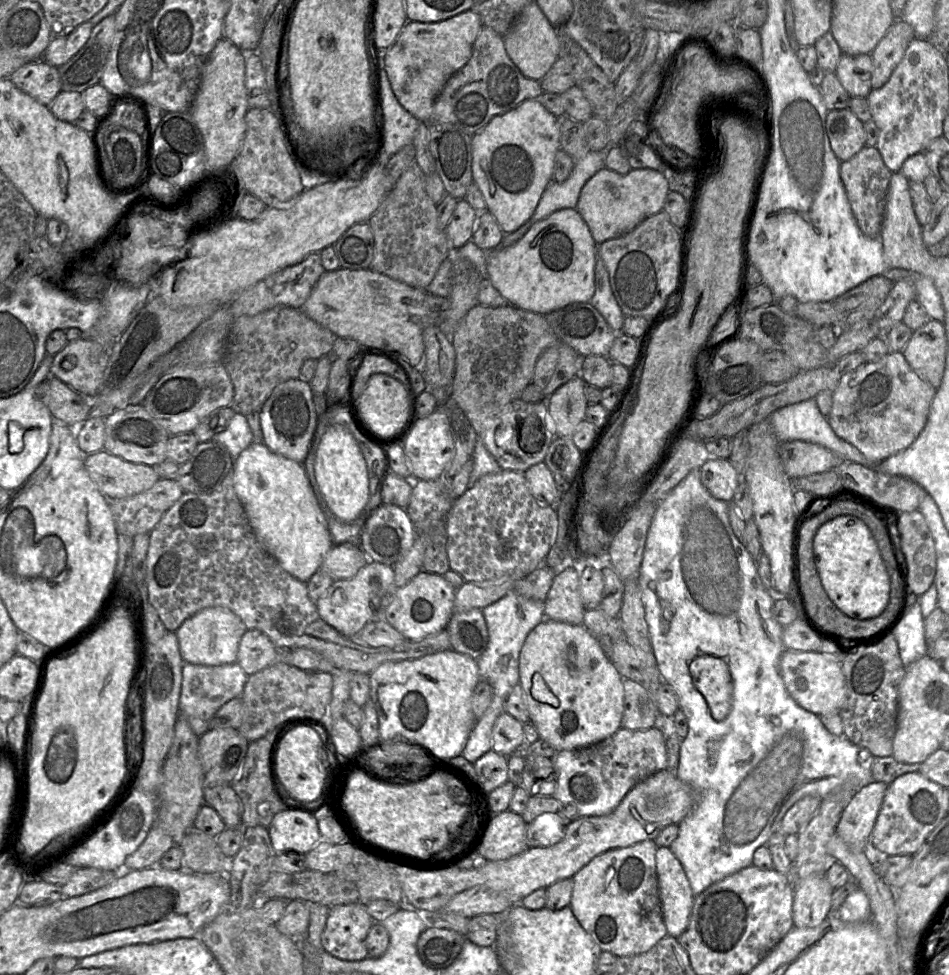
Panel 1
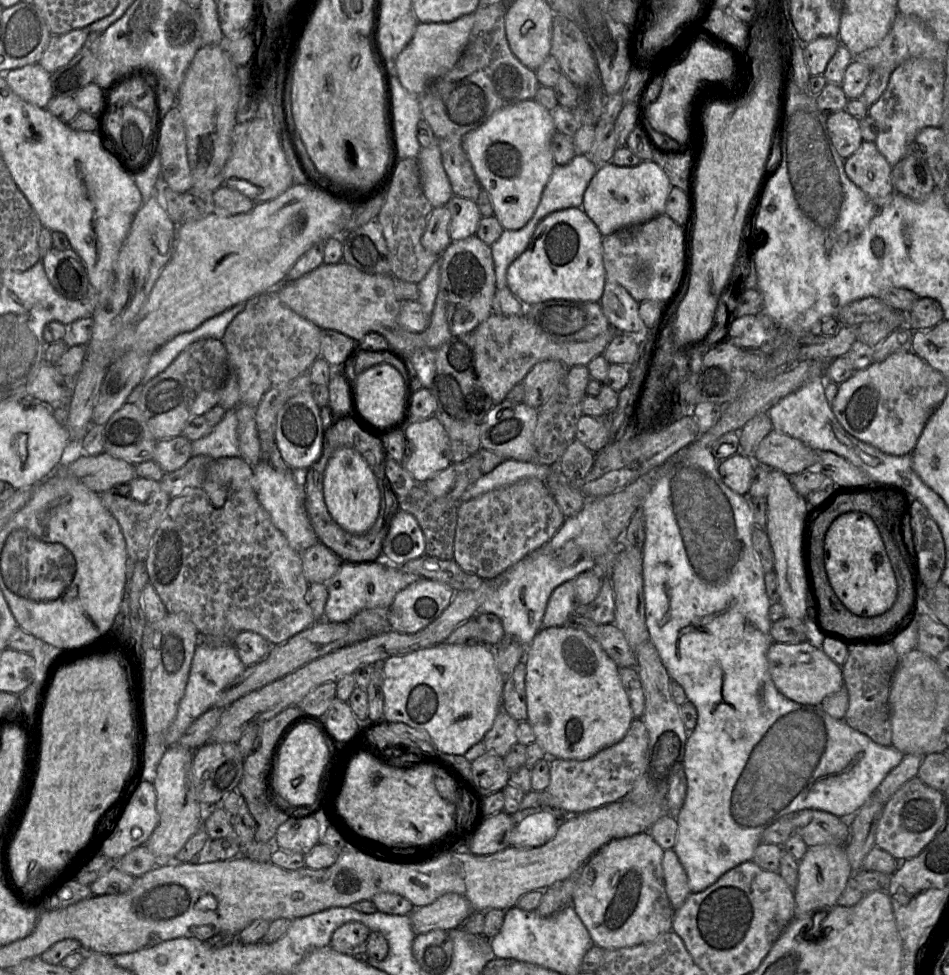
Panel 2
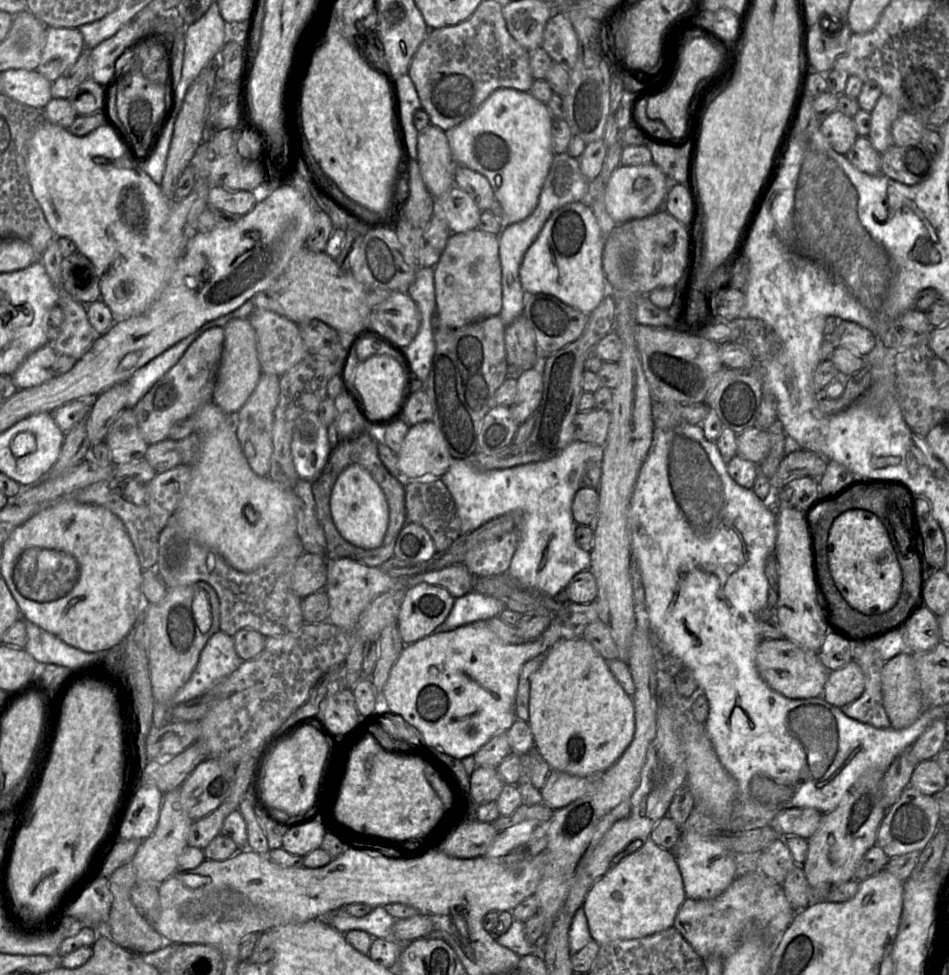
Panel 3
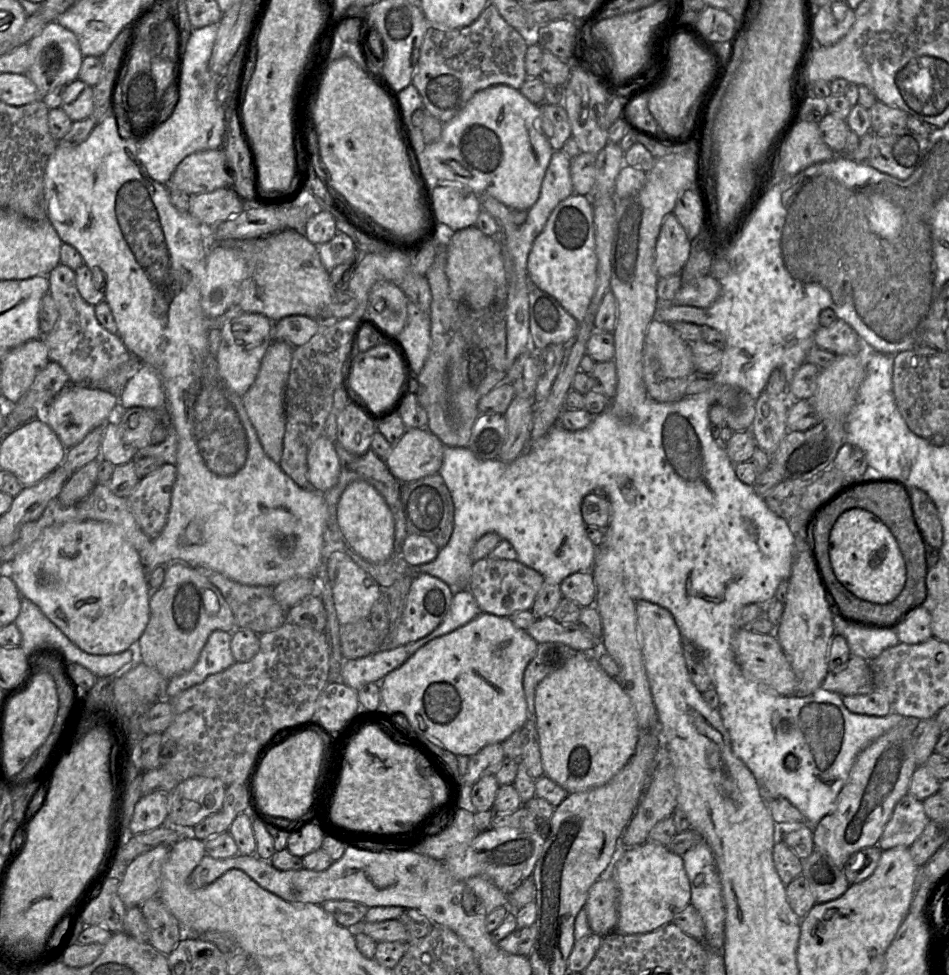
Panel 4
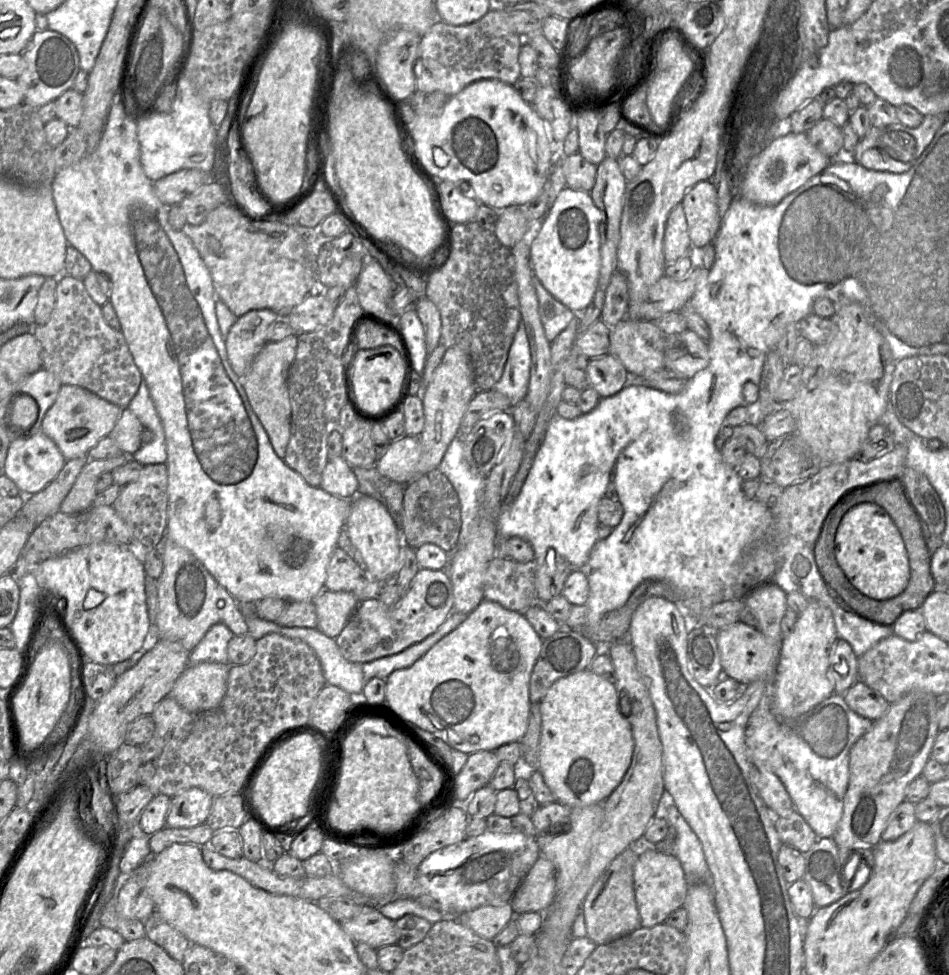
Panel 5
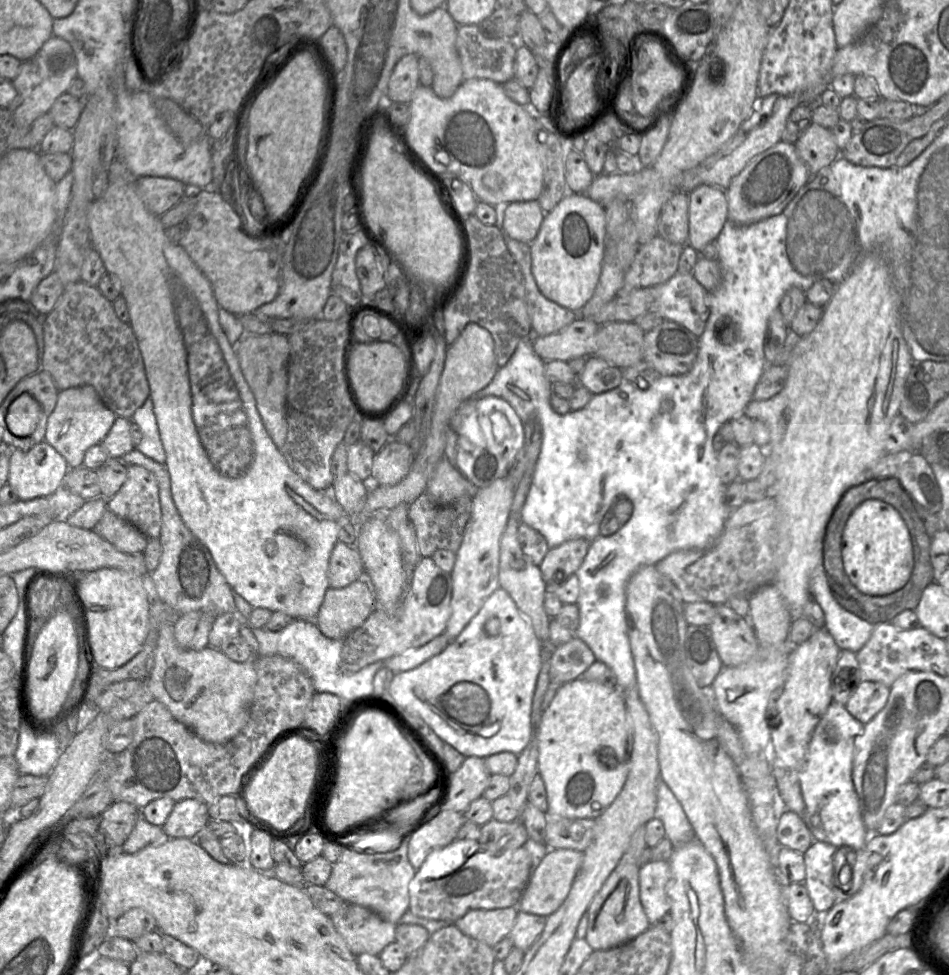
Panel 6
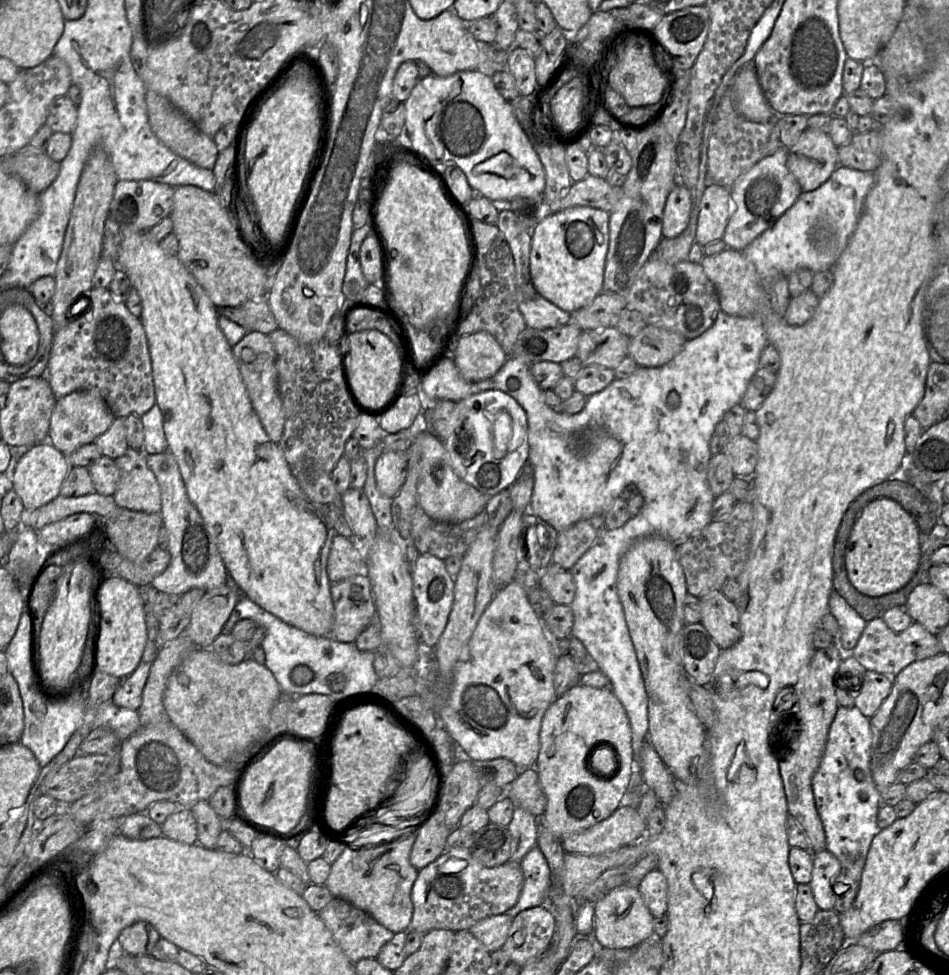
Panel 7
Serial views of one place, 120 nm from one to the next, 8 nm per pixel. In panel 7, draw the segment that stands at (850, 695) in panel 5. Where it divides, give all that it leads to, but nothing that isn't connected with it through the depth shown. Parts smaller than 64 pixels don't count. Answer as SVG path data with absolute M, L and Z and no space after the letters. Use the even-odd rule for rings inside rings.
M866 670L860 694L855 699L854 706L861 713L871 718L888 697L893 687L893 678Z

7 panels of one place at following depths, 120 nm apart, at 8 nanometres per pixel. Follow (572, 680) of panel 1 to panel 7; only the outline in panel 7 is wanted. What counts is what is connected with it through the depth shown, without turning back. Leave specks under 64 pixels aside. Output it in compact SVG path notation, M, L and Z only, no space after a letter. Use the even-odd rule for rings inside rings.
M579 683L556 697L543 716L539 744L534 767L547 797L545 812L539 820L555 836L563 839L589 828L623 804L634 770L634 751L627 713L613 691ZM601 749L609 751L614 762L614 771L604 779L590 772L592 757Z

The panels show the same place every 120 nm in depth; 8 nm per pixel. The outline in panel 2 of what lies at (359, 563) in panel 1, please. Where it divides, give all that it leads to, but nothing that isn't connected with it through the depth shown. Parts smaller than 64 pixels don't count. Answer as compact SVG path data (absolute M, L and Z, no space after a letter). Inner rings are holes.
M317 542L302 553L302 568L309 583L327 583L343 562L326 546Z

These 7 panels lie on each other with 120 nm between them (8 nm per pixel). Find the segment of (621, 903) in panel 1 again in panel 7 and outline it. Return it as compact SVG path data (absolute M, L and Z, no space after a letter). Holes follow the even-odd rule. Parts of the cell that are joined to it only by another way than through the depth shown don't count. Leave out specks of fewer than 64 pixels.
M658 869L650 871L640 882L639 892L654 918L663 916L668 909L668 884Z

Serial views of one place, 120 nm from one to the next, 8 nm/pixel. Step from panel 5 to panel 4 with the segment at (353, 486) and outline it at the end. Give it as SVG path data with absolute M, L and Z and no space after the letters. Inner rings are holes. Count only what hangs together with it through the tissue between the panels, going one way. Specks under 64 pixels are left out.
M320 436L310 446L307 454L308 487L324 493L338 480L341 465L334 442Z

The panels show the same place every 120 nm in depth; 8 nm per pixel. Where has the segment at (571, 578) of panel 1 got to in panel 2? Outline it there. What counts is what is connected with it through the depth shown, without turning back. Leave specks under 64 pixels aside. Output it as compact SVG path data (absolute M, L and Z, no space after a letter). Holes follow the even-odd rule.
M574 581L559 585L551 594L542 620L542 628L564 626L576 607Z

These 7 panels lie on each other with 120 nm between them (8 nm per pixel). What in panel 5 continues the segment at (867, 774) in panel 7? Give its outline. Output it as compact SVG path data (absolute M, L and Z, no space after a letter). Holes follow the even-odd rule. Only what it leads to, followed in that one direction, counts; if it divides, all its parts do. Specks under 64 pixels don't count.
M833 693L808 712L788 721L779 720L772 711L771 695L763 699L748 720L746 746L754 758L761 761L778 776L792 799L797 811L818 838L833 837L842 818L844 796L849 784L850 749L873 726L874 721L864 718L849 708L844 696Z

